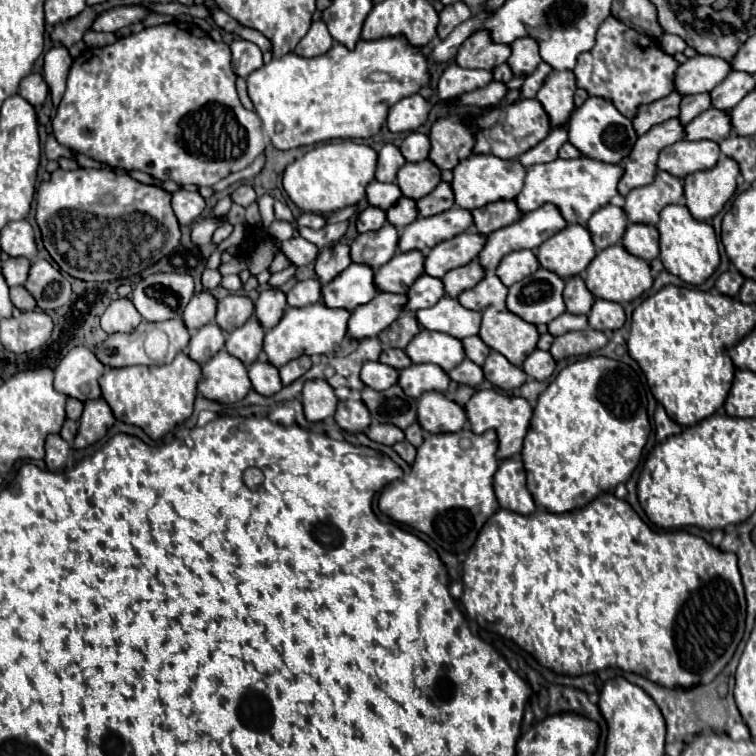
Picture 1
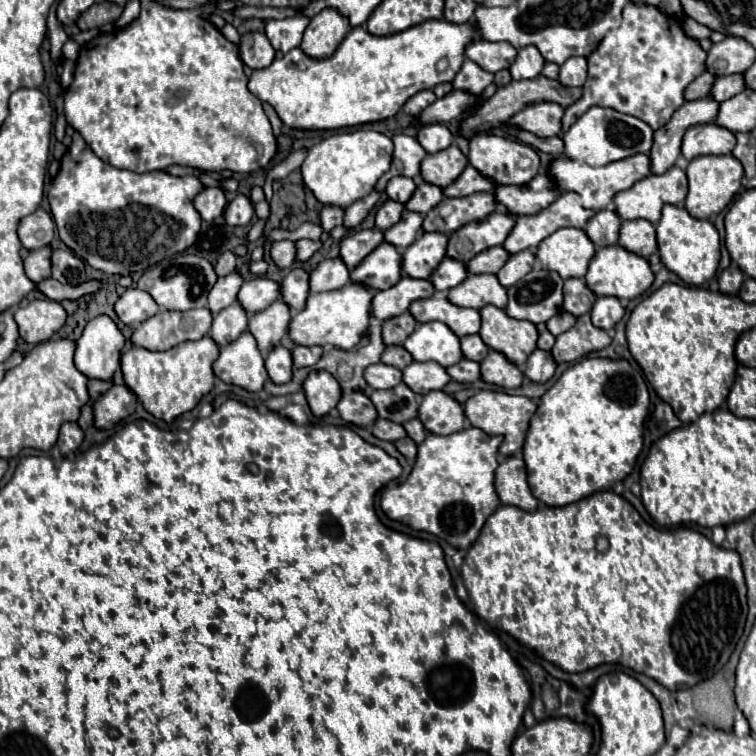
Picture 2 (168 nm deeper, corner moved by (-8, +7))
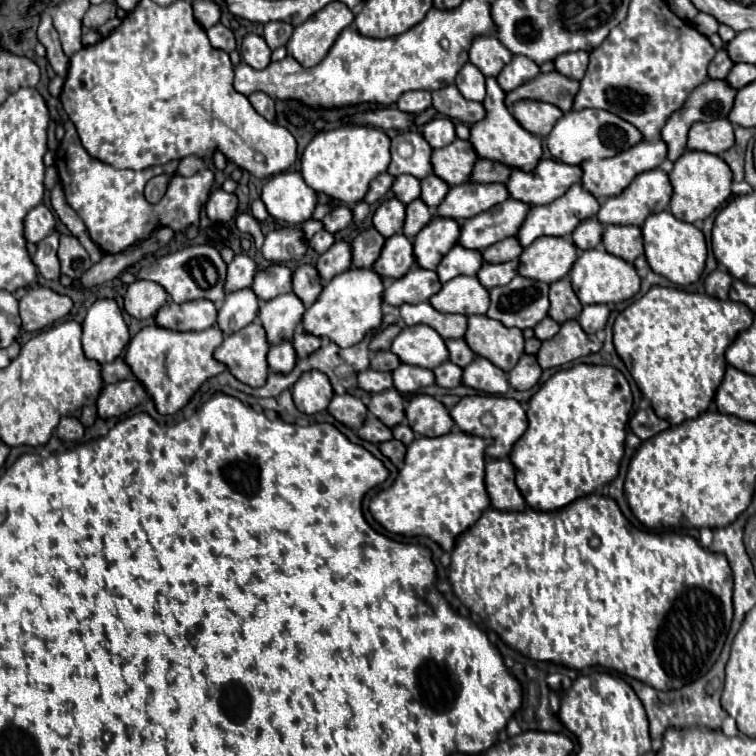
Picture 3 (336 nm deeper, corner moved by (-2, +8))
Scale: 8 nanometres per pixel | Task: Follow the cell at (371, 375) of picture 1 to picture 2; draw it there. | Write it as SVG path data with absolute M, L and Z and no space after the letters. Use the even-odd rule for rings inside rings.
M375 363L365 369L365 381L373 389L393 389L401 383L401 371L385 363Z

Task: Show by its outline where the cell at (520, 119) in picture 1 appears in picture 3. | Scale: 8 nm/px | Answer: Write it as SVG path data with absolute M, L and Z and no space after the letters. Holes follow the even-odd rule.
M535 100L515 102L511 106L511 114L525 130L529 130L535 136L547 136L553 130L555 122L563 116L563 112L557 106Z

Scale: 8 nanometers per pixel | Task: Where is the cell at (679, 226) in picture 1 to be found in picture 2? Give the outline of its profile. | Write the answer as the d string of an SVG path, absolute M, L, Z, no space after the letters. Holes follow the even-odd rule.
M665 205L657 223L657 249L663 265L679 275L687 285L701 285L709 281L719 267L719 233L709 221L691 217L683 207Z

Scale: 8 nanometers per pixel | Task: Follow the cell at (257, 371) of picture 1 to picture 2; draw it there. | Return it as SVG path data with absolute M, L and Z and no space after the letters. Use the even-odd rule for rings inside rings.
M277 345L273 351L269 351L269 355L265 359L265 367L267 367L269 379L273 383L287 383L293 377L291 351L283 345Z

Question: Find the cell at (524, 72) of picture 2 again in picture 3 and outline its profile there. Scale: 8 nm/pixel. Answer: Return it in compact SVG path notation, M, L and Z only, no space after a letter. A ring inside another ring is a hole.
M513 56L511 62L497 76L497 82L507 92L513 90L515 86L533 80L537 74L539 74L539 66L533 60L529 60L527 56Z

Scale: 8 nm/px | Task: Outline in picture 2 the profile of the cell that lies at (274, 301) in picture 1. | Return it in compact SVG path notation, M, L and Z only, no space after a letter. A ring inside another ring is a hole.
M293 269L281 281L281 297L295 313L305 309L305 299L309 293L309 273L305 269Z

